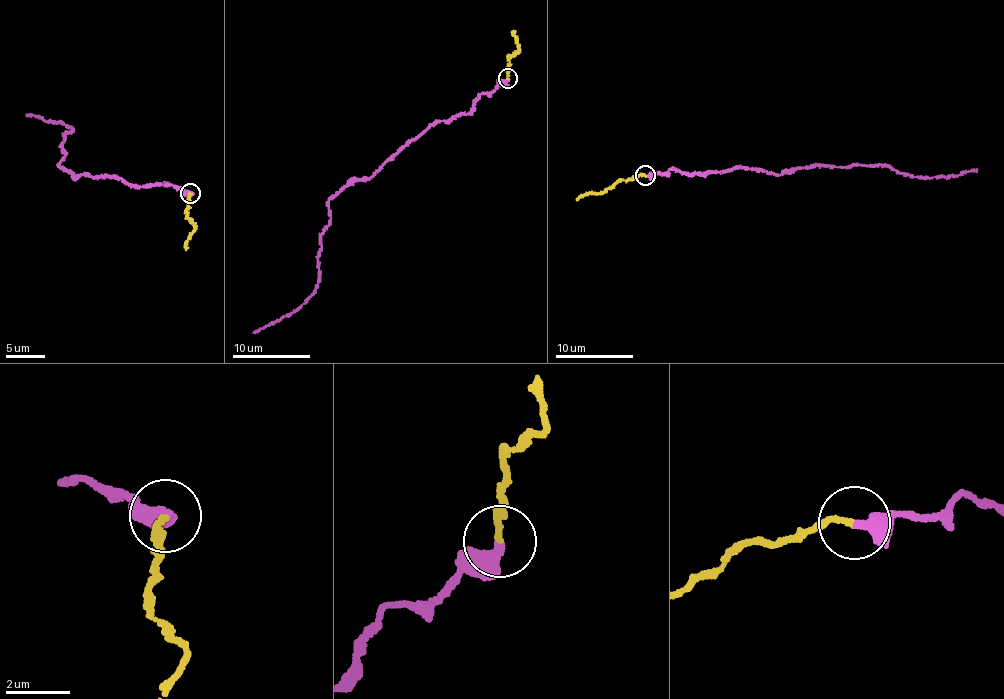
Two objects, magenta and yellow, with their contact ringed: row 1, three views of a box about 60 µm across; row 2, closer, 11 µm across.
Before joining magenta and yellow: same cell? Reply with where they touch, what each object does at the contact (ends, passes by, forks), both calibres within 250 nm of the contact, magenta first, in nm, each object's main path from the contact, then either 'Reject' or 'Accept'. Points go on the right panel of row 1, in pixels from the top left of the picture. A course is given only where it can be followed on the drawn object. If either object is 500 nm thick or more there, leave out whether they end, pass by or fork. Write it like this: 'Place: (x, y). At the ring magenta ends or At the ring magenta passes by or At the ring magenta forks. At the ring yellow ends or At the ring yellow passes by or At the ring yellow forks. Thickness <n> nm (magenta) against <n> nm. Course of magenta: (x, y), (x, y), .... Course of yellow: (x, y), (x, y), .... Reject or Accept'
Place: (645, 175). At the ring magenta ends. At the ring yellow ends. Thickness 380 nm (magenta) against 200 nm. Course of magenta: (646, 175), (671, 169), (693, 176), (740, 165), (778, 175), (817, 164), (882, 165), (918, 177), (977, 171). Course of yellow: (646, 175), (618, 179), (602, 193), (589, 192), (576, 200). Accept

